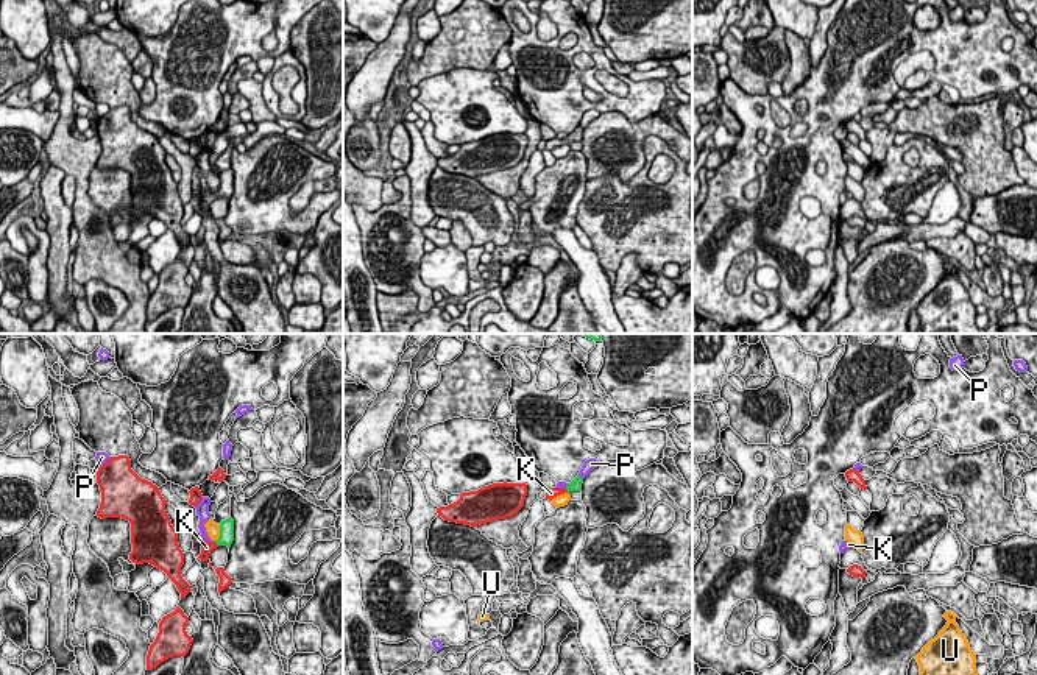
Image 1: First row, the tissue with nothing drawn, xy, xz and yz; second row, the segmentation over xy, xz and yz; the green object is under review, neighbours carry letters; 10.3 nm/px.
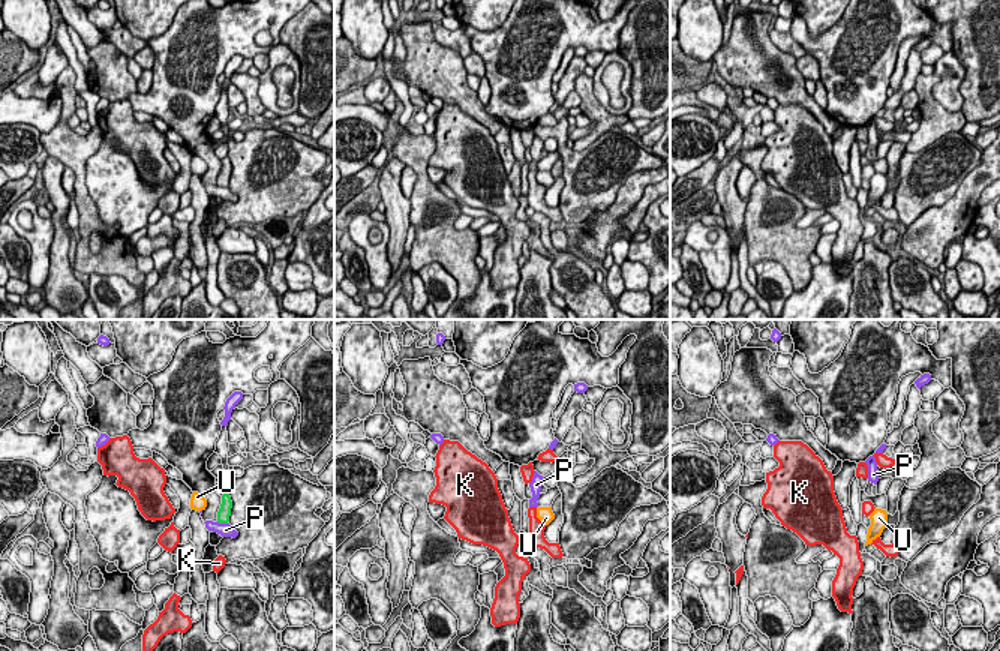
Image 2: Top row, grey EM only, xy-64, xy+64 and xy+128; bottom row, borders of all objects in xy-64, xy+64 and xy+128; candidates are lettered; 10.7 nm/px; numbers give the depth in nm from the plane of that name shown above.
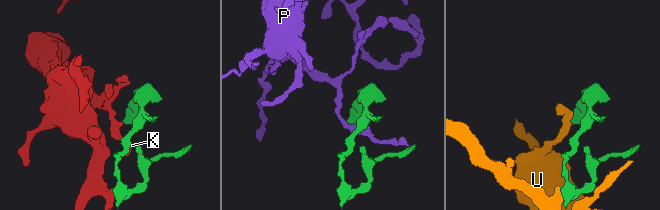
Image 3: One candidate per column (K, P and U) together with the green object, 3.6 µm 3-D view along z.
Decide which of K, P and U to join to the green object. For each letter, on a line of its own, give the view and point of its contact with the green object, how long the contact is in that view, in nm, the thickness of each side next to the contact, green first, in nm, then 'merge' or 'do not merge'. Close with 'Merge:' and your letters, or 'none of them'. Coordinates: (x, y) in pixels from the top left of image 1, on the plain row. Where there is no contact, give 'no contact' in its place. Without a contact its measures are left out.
K: xy (217, 195) | 70 nm | 160/120 nm | merge
P: xz (580, 128) | 70 nm | 130/120 nm | do not merge
U: xy (220, 184) | 180 nm | 160/140 nm | do not merge
Merge: K

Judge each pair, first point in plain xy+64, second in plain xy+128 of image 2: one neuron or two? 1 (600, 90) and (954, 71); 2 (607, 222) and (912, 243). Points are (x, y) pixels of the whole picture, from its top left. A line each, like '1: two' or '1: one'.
1: one
2: one

